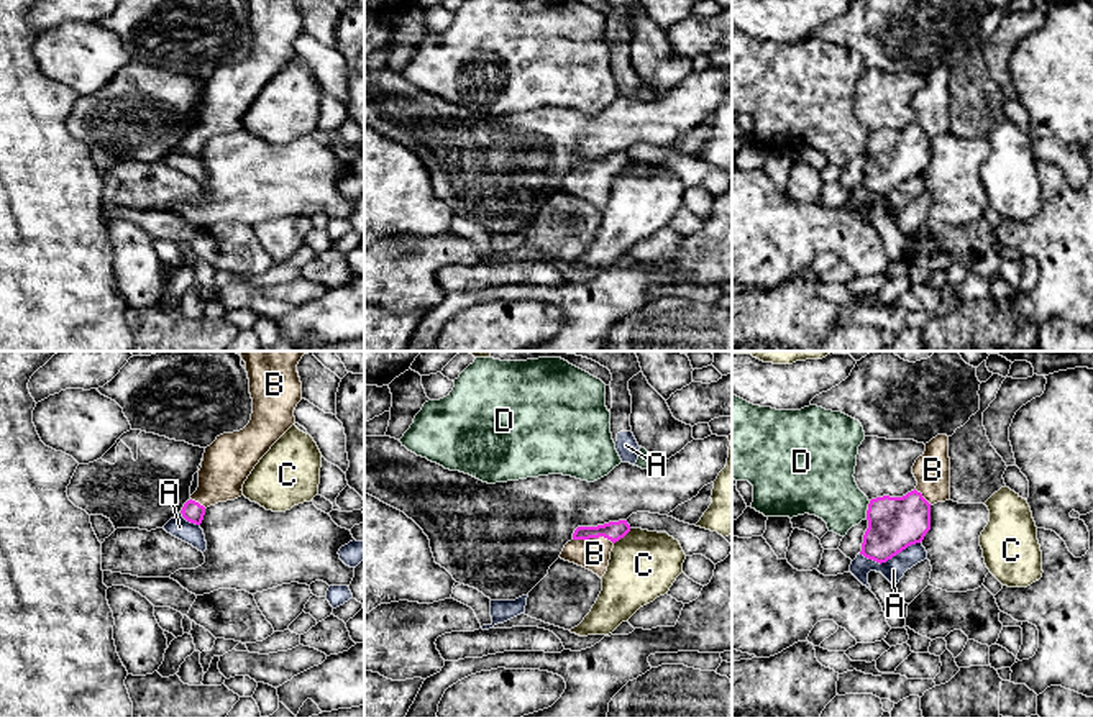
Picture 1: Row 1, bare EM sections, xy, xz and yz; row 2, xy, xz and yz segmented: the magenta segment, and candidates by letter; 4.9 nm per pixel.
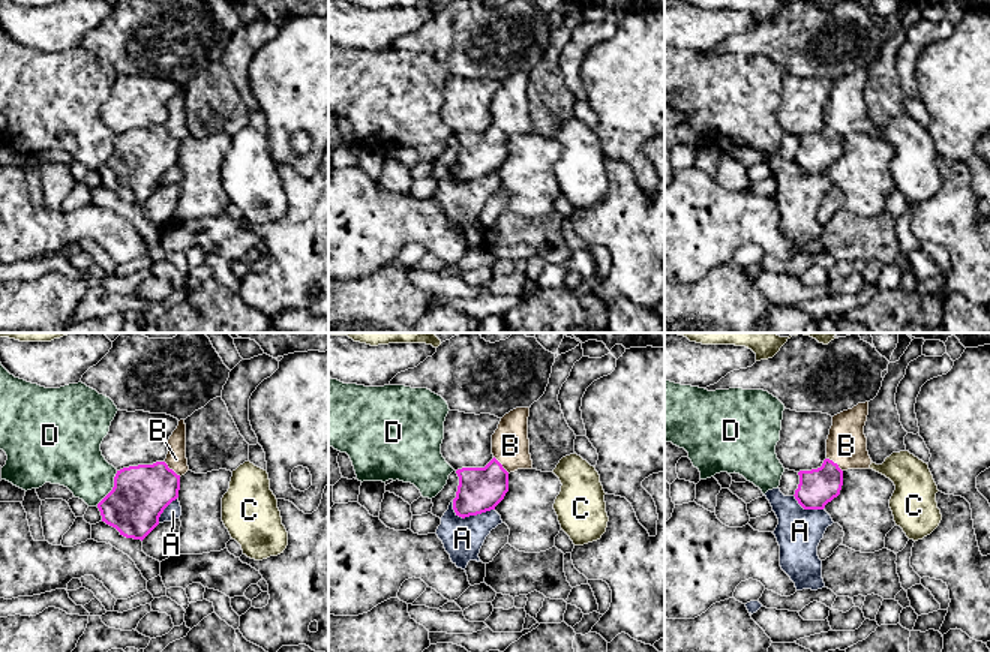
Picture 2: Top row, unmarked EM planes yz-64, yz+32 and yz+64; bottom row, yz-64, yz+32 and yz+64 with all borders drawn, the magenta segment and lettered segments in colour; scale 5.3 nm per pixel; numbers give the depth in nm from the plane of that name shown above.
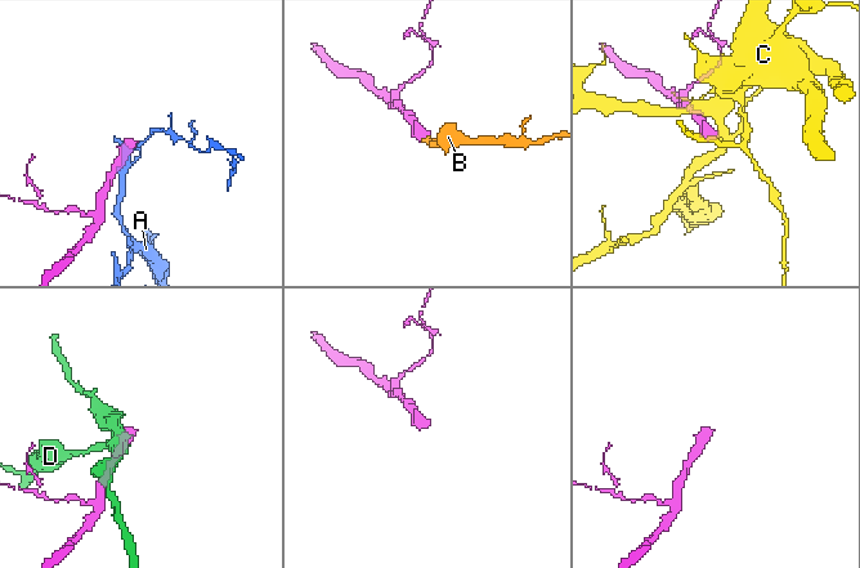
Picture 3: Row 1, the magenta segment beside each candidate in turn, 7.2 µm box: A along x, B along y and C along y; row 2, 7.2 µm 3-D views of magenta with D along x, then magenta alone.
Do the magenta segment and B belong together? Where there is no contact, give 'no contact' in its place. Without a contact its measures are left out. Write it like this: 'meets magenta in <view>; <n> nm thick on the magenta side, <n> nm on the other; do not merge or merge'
meets magenta in xz; 100 nm thick on the magenta side, 160 nm on the other; merge

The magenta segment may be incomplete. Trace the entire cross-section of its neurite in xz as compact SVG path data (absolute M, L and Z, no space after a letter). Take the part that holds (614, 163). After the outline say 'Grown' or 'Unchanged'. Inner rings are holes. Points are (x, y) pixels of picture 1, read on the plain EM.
M627 153L609 154L597 159L578 159L573 172L565 177L560 190L602 210L607 203L614 176L629 164L630 158Z. Grown

